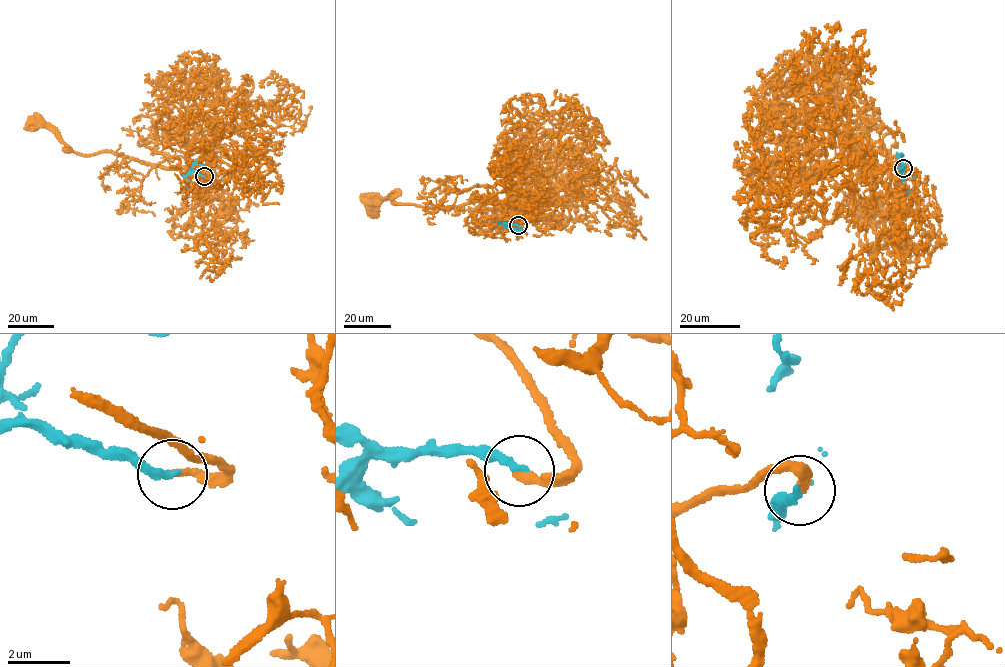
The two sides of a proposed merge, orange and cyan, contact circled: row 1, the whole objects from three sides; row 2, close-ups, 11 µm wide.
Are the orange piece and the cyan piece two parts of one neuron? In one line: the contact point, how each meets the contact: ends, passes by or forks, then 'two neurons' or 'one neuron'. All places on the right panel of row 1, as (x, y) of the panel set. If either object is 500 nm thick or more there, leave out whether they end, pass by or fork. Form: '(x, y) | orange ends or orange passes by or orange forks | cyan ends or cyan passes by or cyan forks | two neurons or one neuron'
(903, 168) | orange ends | cyan ends | one neuron

